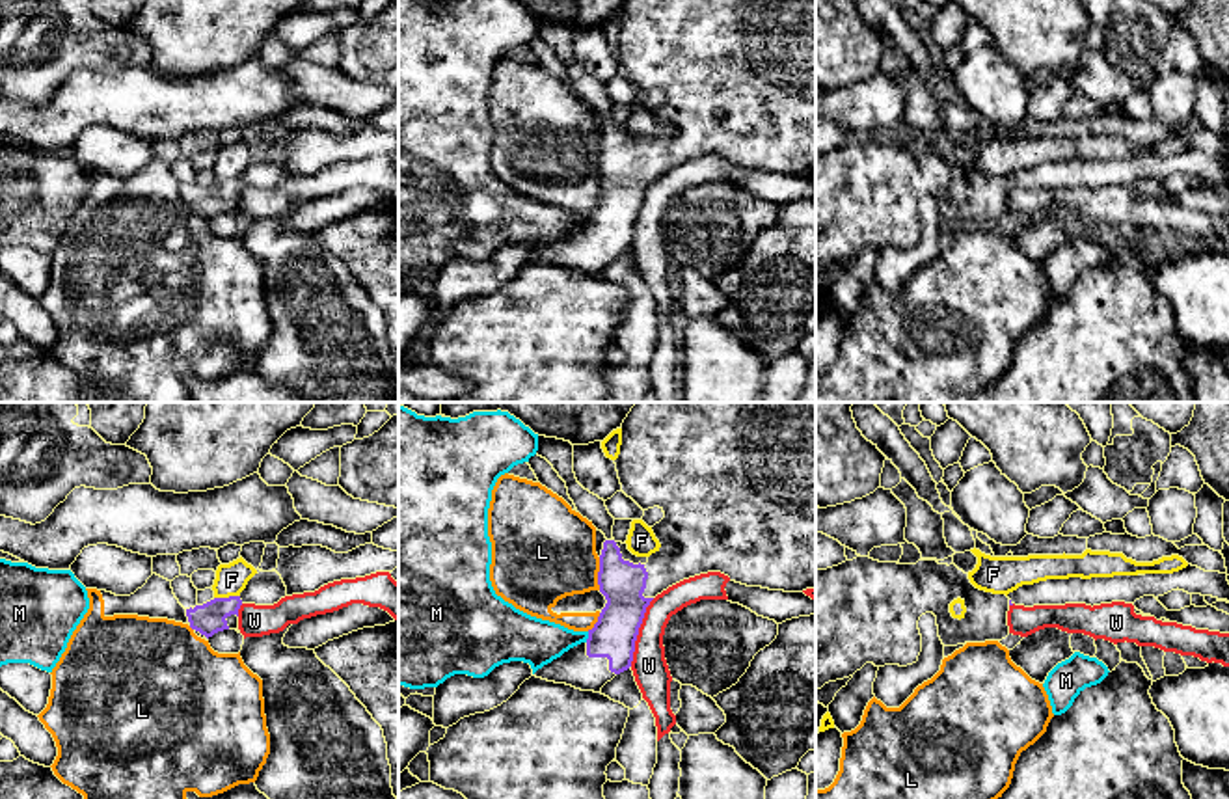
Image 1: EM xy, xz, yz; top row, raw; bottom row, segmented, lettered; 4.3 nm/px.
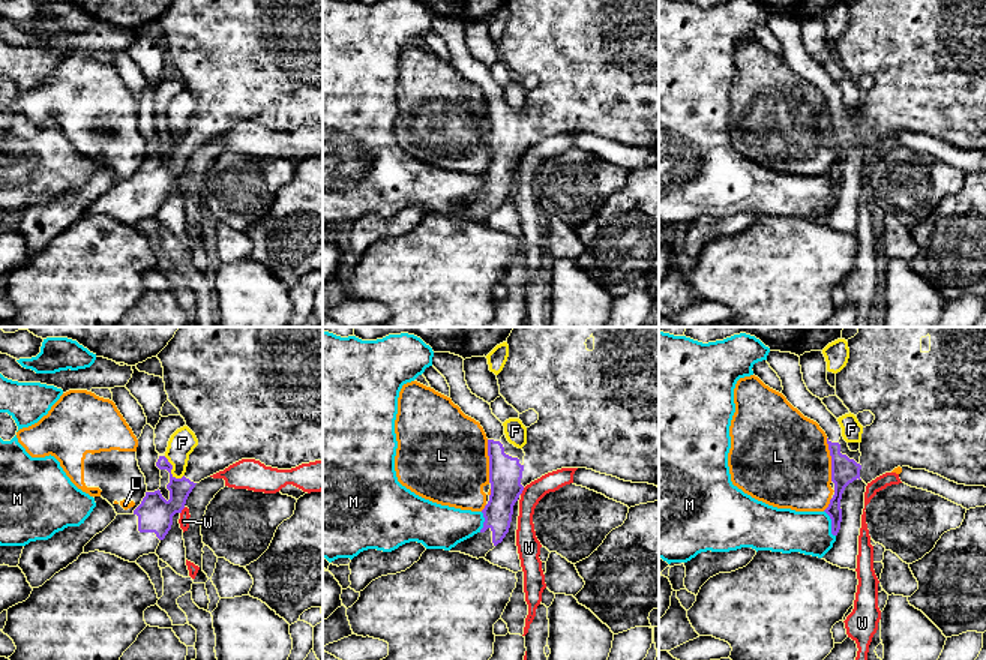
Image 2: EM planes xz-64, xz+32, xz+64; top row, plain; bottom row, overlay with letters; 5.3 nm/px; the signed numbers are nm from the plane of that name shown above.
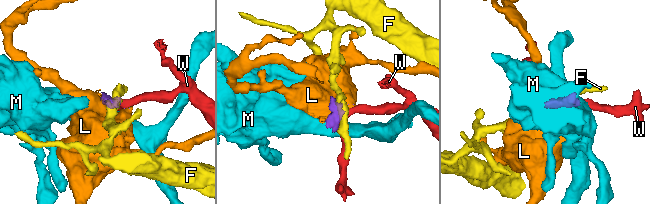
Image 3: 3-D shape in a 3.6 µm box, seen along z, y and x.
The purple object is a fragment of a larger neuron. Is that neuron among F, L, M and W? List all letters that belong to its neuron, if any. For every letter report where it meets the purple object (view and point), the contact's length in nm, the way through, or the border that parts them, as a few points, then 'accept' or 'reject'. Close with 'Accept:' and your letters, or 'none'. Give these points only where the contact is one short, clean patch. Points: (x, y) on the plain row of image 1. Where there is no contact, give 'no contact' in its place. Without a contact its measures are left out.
F: meets purple in xy at (226, 181); contact 110 nm long; border along xy (239, 177), (215, 181); reject
L: meets purple in xz at (598, 157); contact 140 nm long; border along xz (600, 140), (598, 172); reject
M: meets purple in xz at (589, 220); contact 50 nm long; border along xz (589, 215), (585, 224); reject
W: meets purple in xz at (637, 215); contact 320 nm long; border along xz (654, 181), (639, 211), (630, 248); reject
Accept: none

